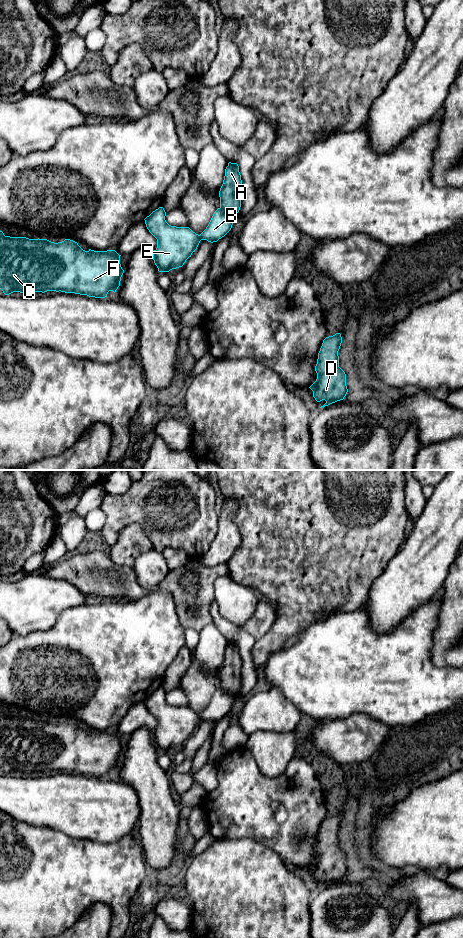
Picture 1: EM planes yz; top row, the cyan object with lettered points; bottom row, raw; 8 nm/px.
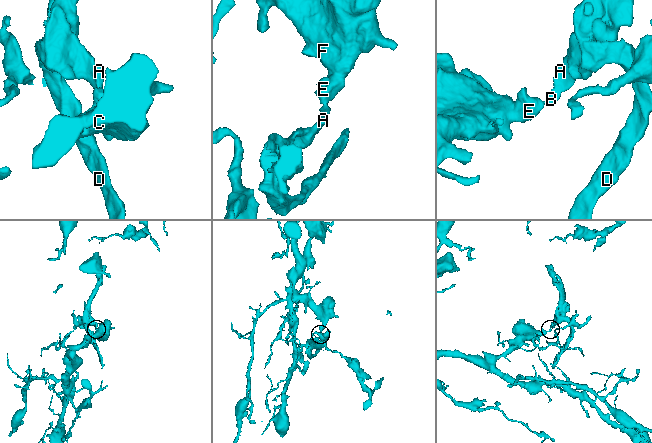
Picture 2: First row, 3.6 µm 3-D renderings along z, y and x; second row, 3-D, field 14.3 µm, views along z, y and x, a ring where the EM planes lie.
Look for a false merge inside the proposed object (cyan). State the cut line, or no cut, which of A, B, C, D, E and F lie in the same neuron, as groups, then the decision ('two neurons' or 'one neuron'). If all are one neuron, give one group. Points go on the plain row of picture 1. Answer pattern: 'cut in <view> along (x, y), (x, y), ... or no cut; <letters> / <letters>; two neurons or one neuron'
cut in yz along (220, 687), (232, 695); A D / B C E F; two neurons

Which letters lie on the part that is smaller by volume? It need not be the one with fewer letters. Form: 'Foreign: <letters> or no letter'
Foreign: A, D

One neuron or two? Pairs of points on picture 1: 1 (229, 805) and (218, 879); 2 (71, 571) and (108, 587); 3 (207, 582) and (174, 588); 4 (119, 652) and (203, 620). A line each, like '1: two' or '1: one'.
1: two
2: one
3: one
4: two

